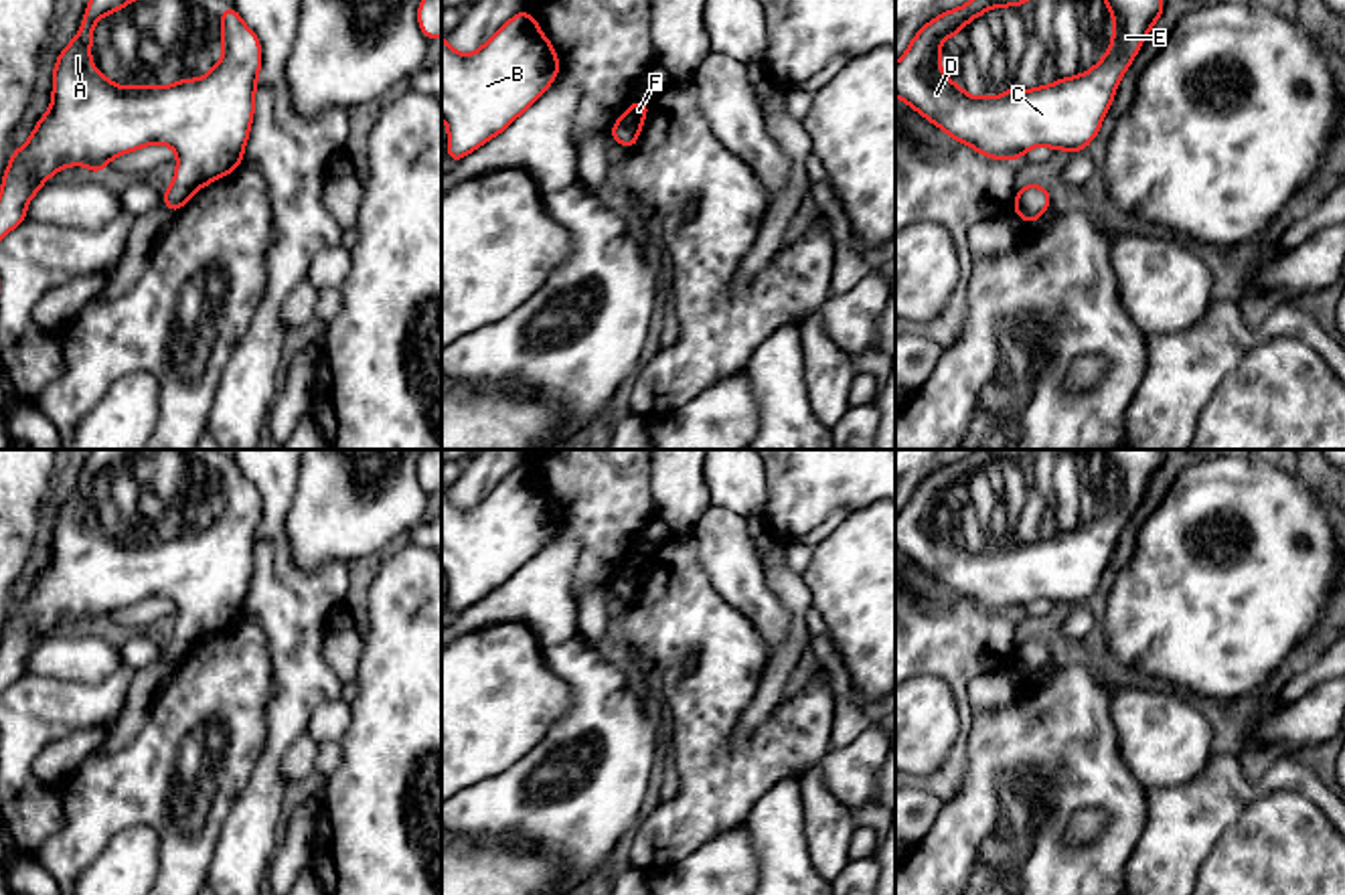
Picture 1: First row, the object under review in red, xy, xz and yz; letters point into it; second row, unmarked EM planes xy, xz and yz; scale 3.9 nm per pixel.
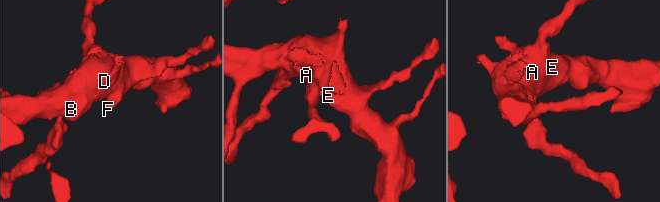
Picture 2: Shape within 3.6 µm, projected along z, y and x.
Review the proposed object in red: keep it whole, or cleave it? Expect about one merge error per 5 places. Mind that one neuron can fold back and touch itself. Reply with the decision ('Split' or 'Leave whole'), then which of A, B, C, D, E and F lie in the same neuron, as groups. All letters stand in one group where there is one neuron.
Leave whole. Groups: A B C D E F

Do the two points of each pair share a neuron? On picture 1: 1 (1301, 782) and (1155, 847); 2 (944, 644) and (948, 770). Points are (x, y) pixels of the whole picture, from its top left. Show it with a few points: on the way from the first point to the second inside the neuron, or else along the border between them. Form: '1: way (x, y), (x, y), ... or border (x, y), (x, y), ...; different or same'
1: way (1264, 786), (1244, 792), (1222, 792), (1192, 819); same
2: way (959, 675), (965, 709), (963, 740); same

